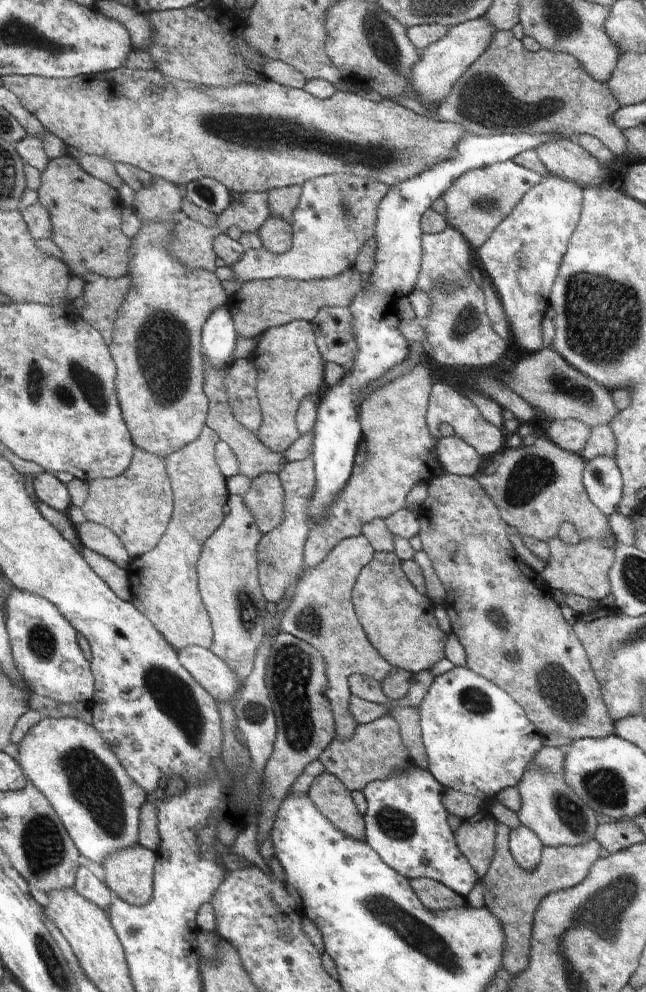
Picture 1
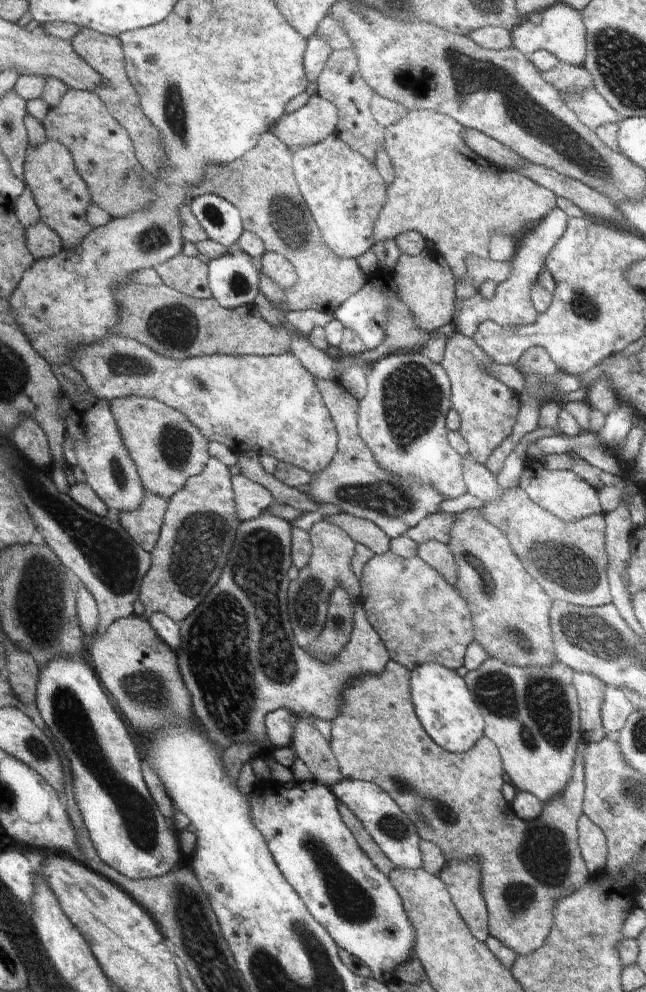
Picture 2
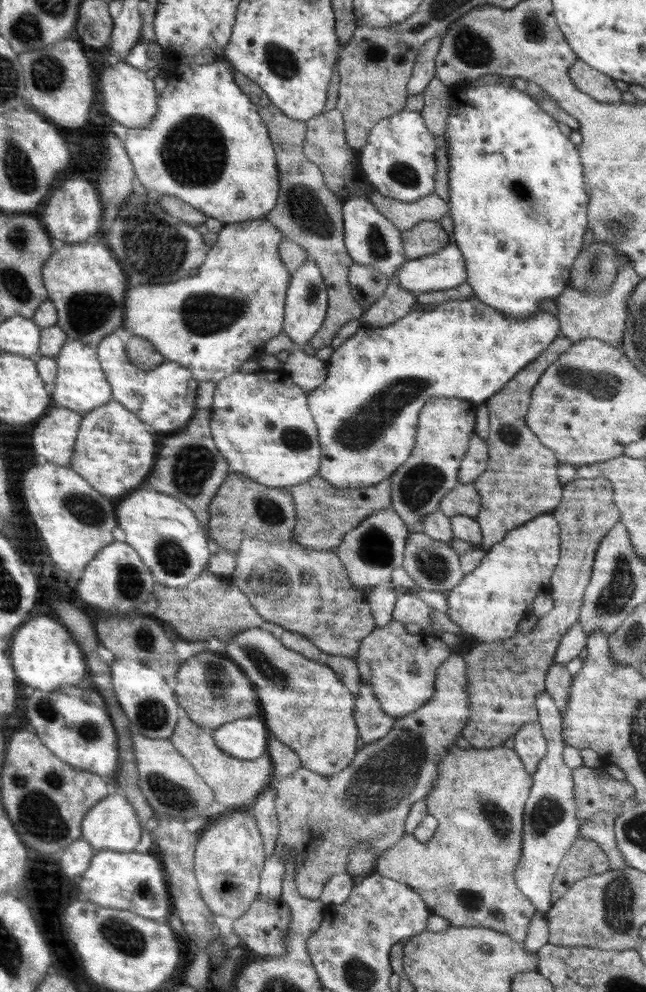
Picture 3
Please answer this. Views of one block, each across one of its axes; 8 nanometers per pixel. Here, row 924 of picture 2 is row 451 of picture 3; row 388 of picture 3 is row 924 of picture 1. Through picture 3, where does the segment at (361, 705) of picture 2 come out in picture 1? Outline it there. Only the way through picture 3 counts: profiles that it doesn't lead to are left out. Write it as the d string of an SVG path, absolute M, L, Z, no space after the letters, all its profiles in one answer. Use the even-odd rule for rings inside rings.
M500 822L496 826L494 839L494 858L488 872L481 878L483 901L486 907L503 927L504 944L501 967L511 975L520 974L528 968L534 913L540 901L548 894L558 892L580 884L588 874L590 867L598 860L601 844L596 840L578 846L545 846L540 862L533 871L521 869L510 850L510 827Z

